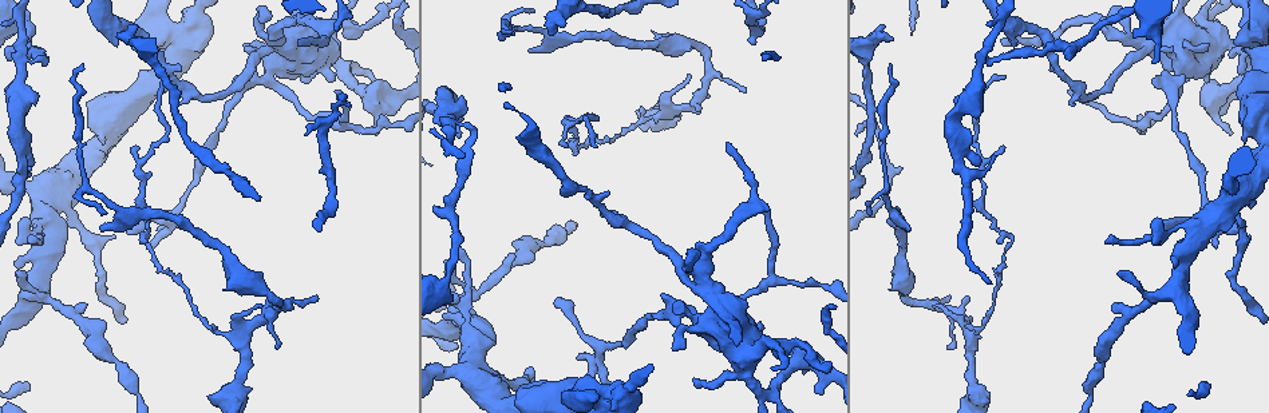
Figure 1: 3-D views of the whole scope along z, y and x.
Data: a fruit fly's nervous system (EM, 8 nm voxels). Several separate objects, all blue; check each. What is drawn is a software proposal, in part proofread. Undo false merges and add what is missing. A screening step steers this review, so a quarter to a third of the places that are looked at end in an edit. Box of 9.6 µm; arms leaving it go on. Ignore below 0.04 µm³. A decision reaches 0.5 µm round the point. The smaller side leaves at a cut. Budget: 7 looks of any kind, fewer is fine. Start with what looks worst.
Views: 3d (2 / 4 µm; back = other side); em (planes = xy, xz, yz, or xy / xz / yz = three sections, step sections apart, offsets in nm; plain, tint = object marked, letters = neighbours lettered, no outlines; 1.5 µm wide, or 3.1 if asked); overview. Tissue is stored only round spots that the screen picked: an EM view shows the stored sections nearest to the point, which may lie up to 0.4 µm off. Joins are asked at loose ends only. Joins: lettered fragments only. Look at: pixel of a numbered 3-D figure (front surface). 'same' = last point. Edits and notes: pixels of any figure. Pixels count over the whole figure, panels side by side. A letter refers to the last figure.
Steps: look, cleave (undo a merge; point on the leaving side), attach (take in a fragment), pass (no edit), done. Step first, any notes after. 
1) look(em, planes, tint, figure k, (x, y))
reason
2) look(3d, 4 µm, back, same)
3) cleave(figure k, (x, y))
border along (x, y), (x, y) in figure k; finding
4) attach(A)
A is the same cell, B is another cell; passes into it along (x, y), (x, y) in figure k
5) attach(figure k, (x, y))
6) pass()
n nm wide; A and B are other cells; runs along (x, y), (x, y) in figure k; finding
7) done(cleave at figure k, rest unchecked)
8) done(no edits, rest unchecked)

look(em, planes, letters, figure 1, (551, 31))
an open end

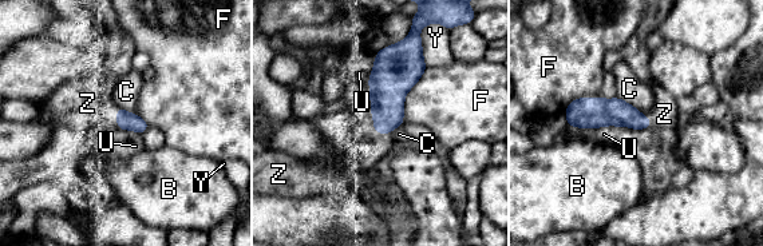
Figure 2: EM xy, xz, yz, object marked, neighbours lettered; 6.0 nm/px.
attach(Z)
Z is the same cell, B, C, F, U and Y are other cells; the neuron continues

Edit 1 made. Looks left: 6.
look(3d, 2 µm, figure 1, (328, 82))
branch stops here

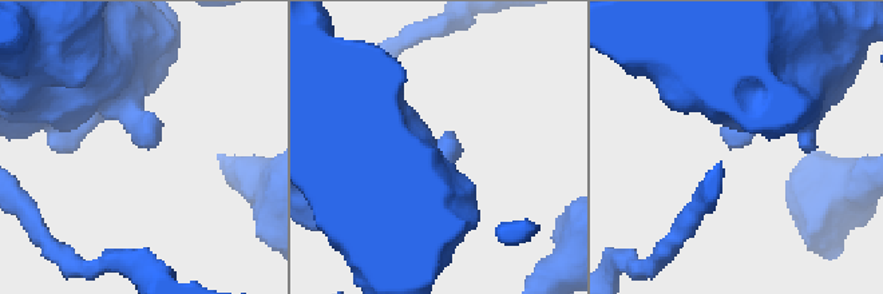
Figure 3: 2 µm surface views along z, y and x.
look(em, yz, step 8, letters, figure 3, (454, 142))
shape alone is not enough

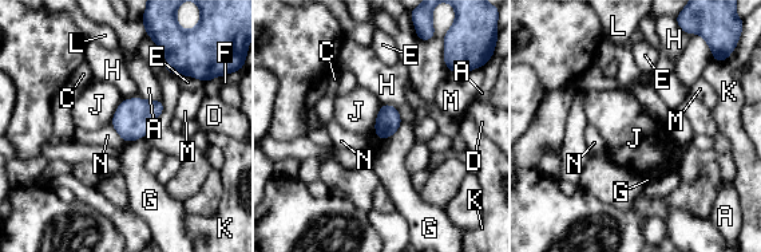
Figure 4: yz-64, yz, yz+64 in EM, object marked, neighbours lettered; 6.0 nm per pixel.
look(em, xy, step 4, letters, same)
cut it another way

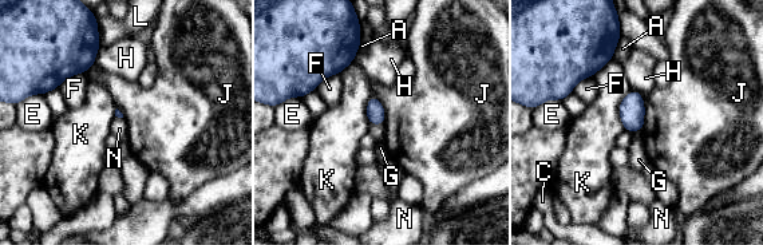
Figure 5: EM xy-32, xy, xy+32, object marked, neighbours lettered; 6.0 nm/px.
pass()
A, C, E, F, G, H, J, K, L and N are other cells; border along (639, 93), (644, 107), (643, 129) in figure 5; none of them fits

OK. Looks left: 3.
look(overview)
redraw

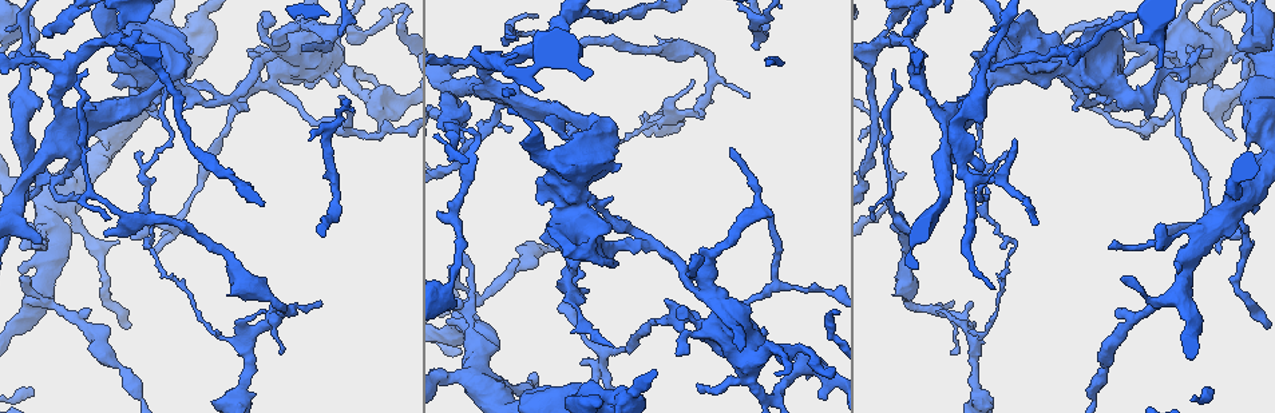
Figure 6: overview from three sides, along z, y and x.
look(3d, 4 µm, figure 6, (447, 322))
stops while still wide

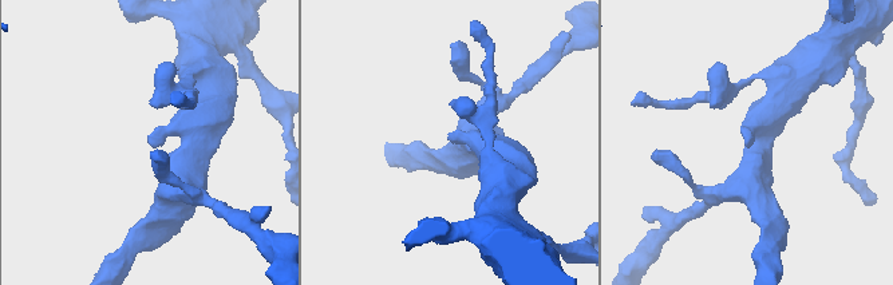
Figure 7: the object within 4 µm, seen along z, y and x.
look(em, yz, step 8, letters, figure 7, (750, 142))

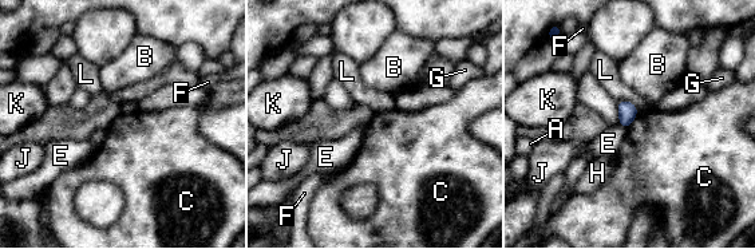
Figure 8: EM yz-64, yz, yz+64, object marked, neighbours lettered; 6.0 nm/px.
pass()
A, B, C, E, F, G, H, J, K and L are other cells; border along (639, 111), (624, 130) in figure 8; none of them fits

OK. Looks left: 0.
done(attach at figure 2, rest unchecked)

